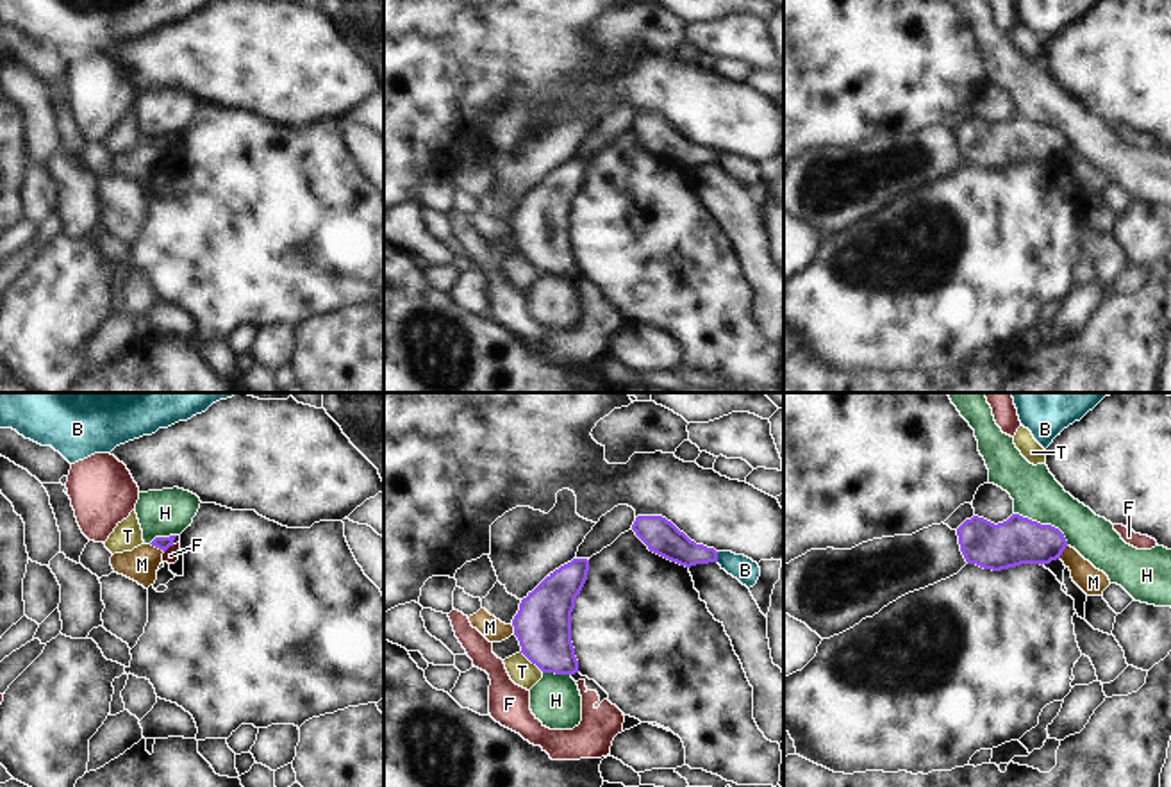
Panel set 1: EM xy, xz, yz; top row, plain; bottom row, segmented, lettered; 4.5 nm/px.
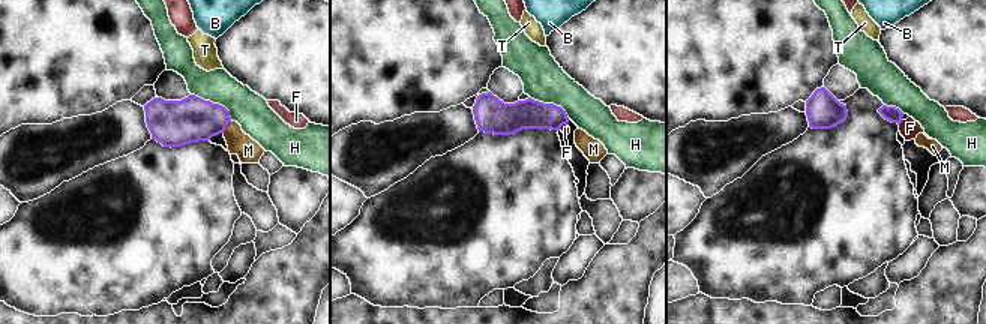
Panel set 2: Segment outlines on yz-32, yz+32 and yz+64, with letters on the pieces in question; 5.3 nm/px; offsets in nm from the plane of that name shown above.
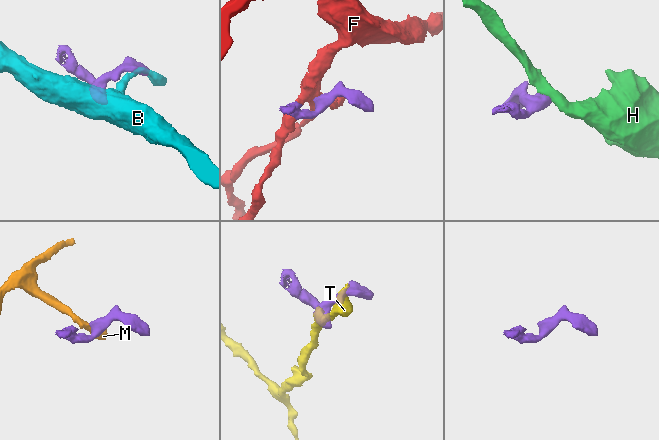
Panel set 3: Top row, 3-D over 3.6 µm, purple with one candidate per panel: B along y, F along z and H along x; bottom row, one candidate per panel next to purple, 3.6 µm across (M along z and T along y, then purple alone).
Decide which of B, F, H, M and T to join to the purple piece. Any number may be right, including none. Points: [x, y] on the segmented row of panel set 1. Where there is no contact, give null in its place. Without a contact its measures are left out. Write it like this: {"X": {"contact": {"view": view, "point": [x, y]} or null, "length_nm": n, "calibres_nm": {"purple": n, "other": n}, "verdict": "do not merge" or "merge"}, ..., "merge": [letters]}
{"B": {"contact": {"view": "xz", "point": [716, 557]}, "length_nm": 50, "calibres_nm": {"purple": 150, "other": 110}, "verdict": "do not merge"}, "F": {"contact": {"view": "xy", "point": [168, 546]}, "length_nm": 60, "calibres_nm": {"purple": 60, "other": 70}, "verdict": "do not merge"}, "H": {"contact": {"view": "yz", "point": [1045, 525]}, "length_nm": 280, "calibres_nm": {"purple": 220, "other": 220}, "verdict": "do not merge"}, "M": {"contact": {"view": "xy", "point": [157, 546]}, "length_nm": 80, "calibres_nm": {"purple": 60, "other": 150}, "verdict": "do not merge"}, "T": {"contact": {"view": "xz", "point": [532, 662]}, "length_nm": 140, "calibres_nm": {"purple": 260, "other": 120}, "verdict": "do not merge"}, "merge": []}

